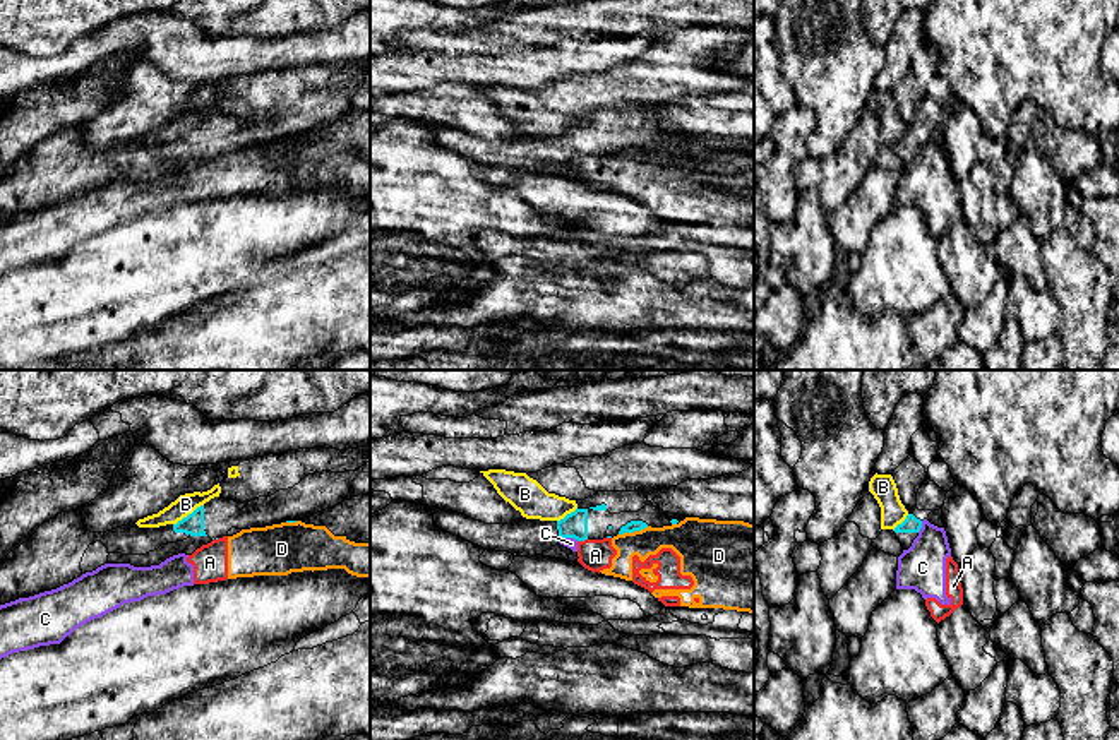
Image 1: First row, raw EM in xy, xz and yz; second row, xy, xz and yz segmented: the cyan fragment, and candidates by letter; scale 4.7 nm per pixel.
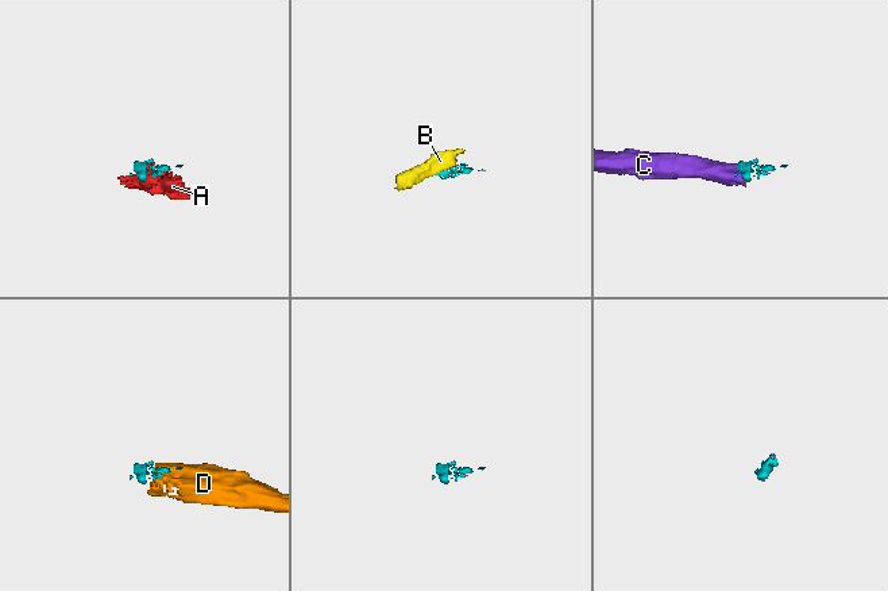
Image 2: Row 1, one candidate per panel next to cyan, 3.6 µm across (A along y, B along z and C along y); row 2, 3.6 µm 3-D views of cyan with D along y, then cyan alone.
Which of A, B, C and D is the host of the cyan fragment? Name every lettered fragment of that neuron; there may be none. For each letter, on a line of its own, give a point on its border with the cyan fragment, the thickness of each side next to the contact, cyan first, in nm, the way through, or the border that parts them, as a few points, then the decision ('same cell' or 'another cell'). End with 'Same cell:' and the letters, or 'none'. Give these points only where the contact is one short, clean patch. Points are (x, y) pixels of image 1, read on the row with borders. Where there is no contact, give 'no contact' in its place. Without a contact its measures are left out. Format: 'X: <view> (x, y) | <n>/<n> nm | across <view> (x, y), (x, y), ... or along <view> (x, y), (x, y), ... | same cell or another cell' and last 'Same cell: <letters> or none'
A: xz (581, 540) | 120/150 nm | along xz (586, 538), (578, 542) | another cell
B: xy (189, 514) | 100/100 nm | along xy (203, 504), (173, 525) | another cell
C: xz (569, 537) | 120/50 nm | along xz (561, 537), (578, 540) | another cell
D: xz (633, 531) | 50/160 nm | along xz (648, 526), (619, 535) | another cell
Same cell: none

